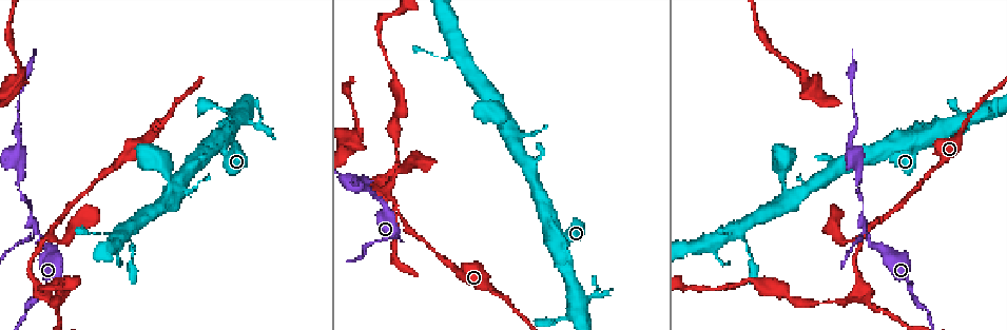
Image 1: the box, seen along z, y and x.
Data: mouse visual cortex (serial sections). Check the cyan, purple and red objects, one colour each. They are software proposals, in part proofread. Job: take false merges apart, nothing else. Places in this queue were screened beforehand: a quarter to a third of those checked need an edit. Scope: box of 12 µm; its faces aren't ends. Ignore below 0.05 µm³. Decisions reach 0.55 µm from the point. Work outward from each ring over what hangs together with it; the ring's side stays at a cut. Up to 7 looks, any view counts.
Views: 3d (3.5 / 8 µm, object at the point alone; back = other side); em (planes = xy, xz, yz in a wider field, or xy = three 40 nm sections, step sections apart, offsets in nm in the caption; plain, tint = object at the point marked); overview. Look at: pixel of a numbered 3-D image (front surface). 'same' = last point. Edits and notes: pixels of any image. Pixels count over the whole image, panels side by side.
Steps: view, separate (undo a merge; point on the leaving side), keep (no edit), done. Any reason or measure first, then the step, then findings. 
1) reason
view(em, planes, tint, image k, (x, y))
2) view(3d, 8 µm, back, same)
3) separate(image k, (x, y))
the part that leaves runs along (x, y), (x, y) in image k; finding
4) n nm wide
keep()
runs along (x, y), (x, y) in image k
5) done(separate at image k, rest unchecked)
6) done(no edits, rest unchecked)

abrupt turn
view(3d, 3.5 µm, image 1, (867, 230))

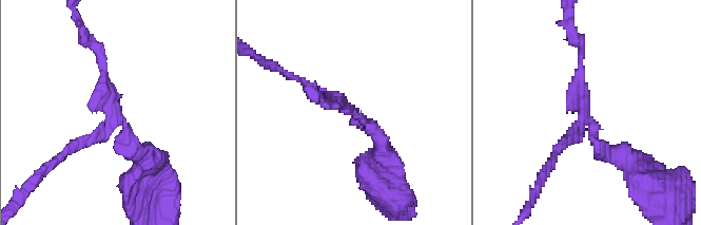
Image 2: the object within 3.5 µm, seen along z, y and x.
view(em, xy, step 2, tint, image 2, (353, 116))

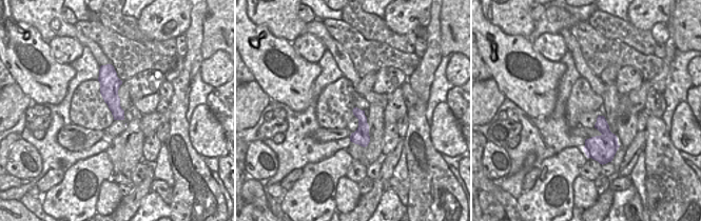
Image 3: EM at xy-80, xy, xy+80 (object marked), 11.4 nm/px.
arms of 150, 200, 250 nm
separate(image 2, (84, 141))
two cells meet here

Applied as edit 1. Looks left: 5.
four arms meet
view(3d, 3.5 µm, image 1, (736, 230))

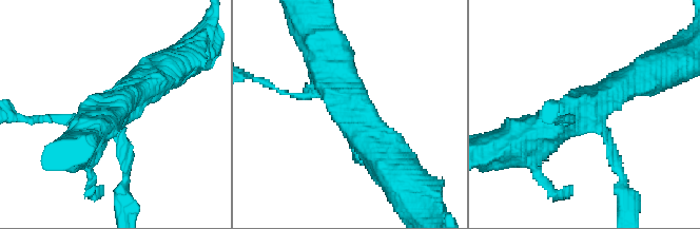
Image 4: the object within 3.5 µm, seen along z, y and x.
4 arms; arms of 100, 150, 500, 500 nm; shape alone is not enough
view(em, xy, step 5, tint, image 4, (116, 108))

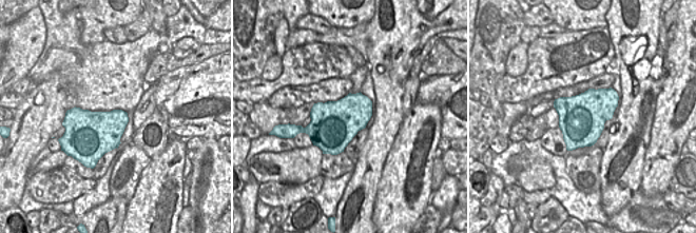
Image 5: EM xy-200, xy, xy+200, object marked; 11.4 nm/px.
550 nm wide
keep()
runs along (387, 164), (335, 89), (326, 59) in image 4; all the same cell

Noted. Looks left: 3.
view(3d, 3.5 µm, image 1, (46, 294))

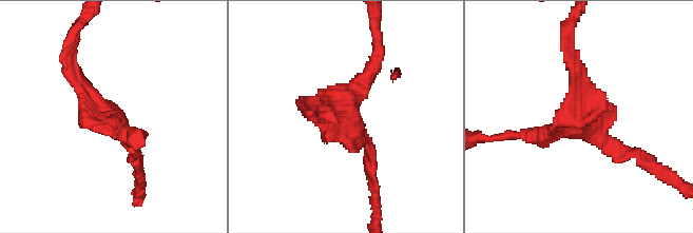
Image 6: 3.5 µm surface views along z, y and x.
view(em, planes, tint, image 6, (108, 121))

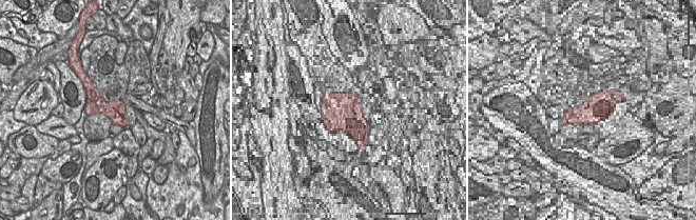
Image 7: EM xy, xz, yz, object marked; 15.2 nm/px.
320 nm wide
keep()
runs along (73, 60), (111, 125), (140, 135) in image 6; one cell here

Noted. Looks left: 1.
done(separate at image 2, rest unchecked)

